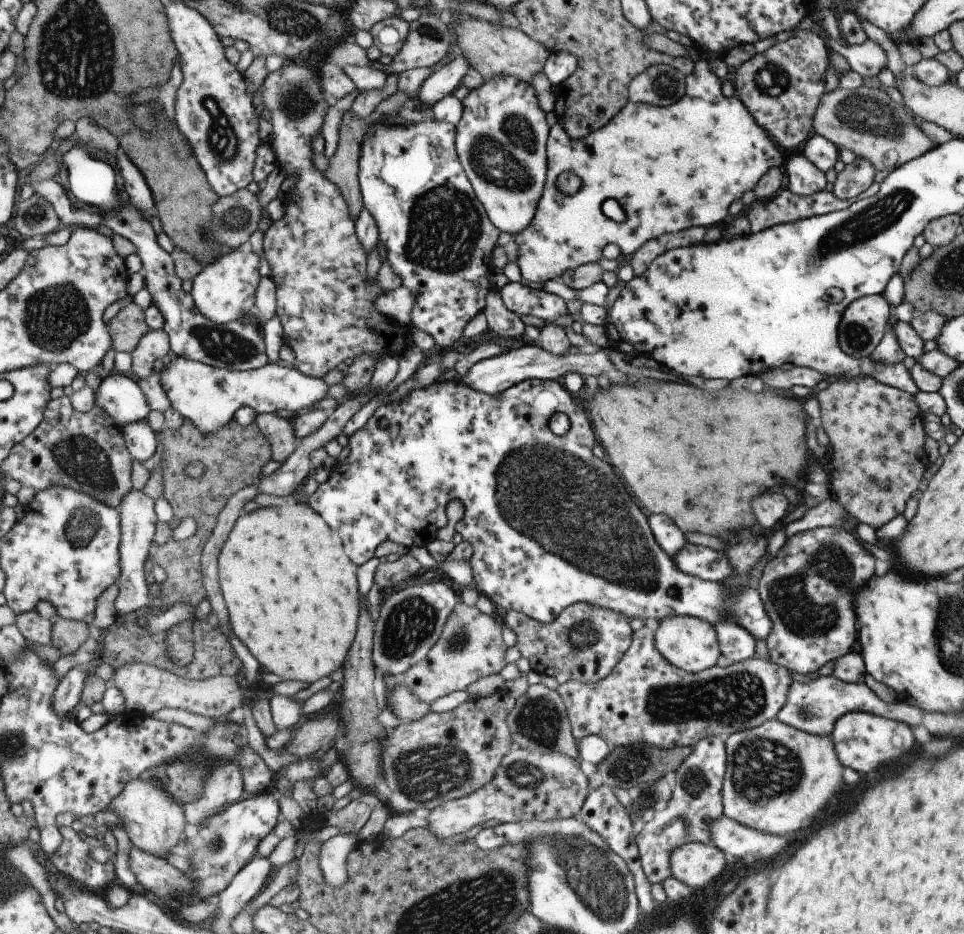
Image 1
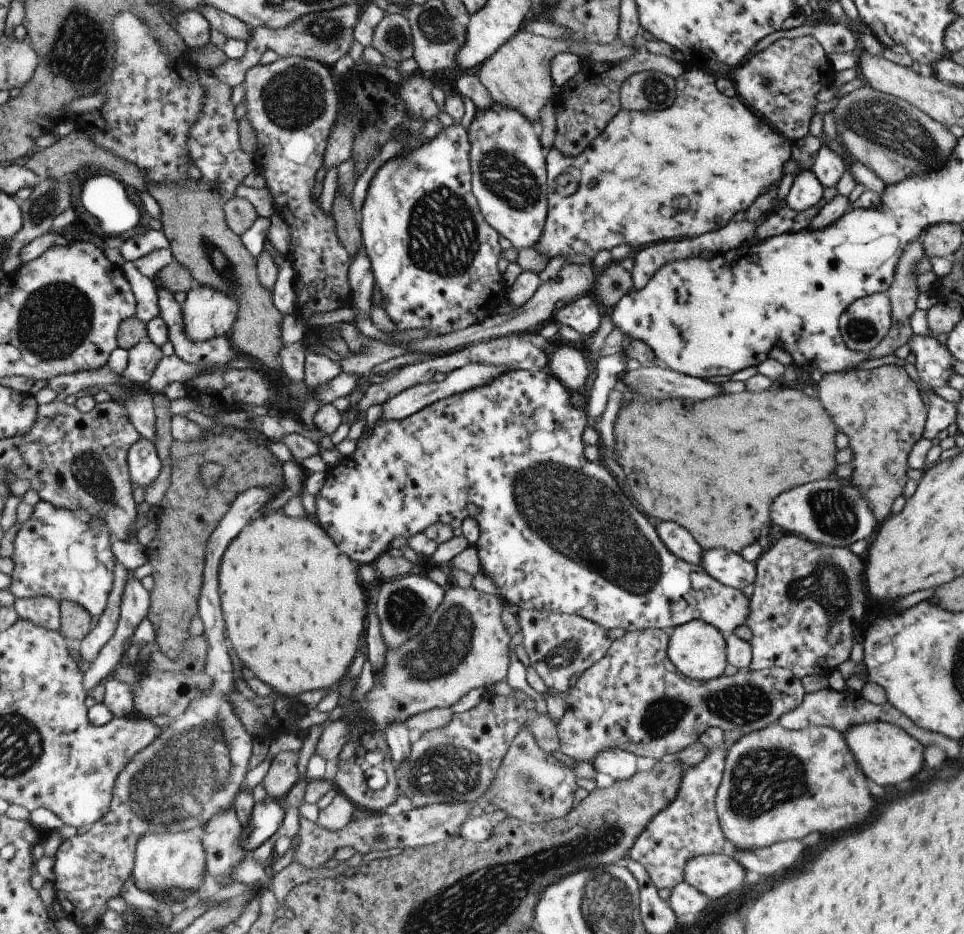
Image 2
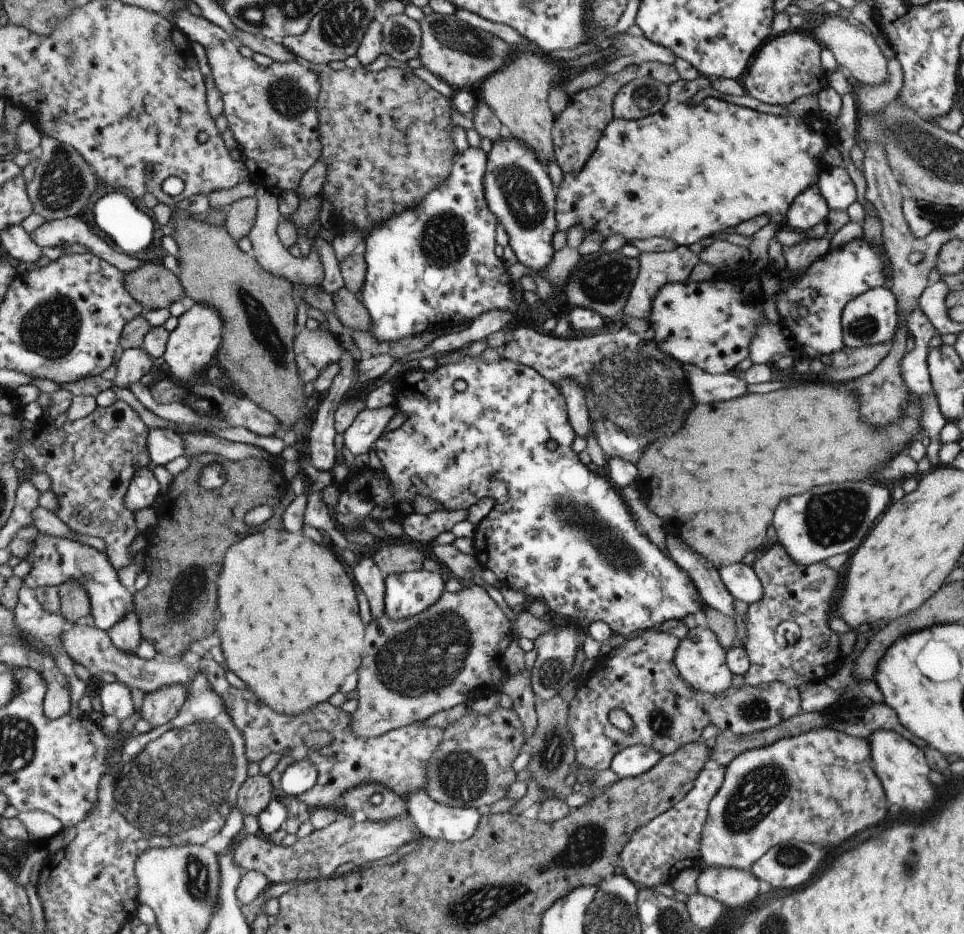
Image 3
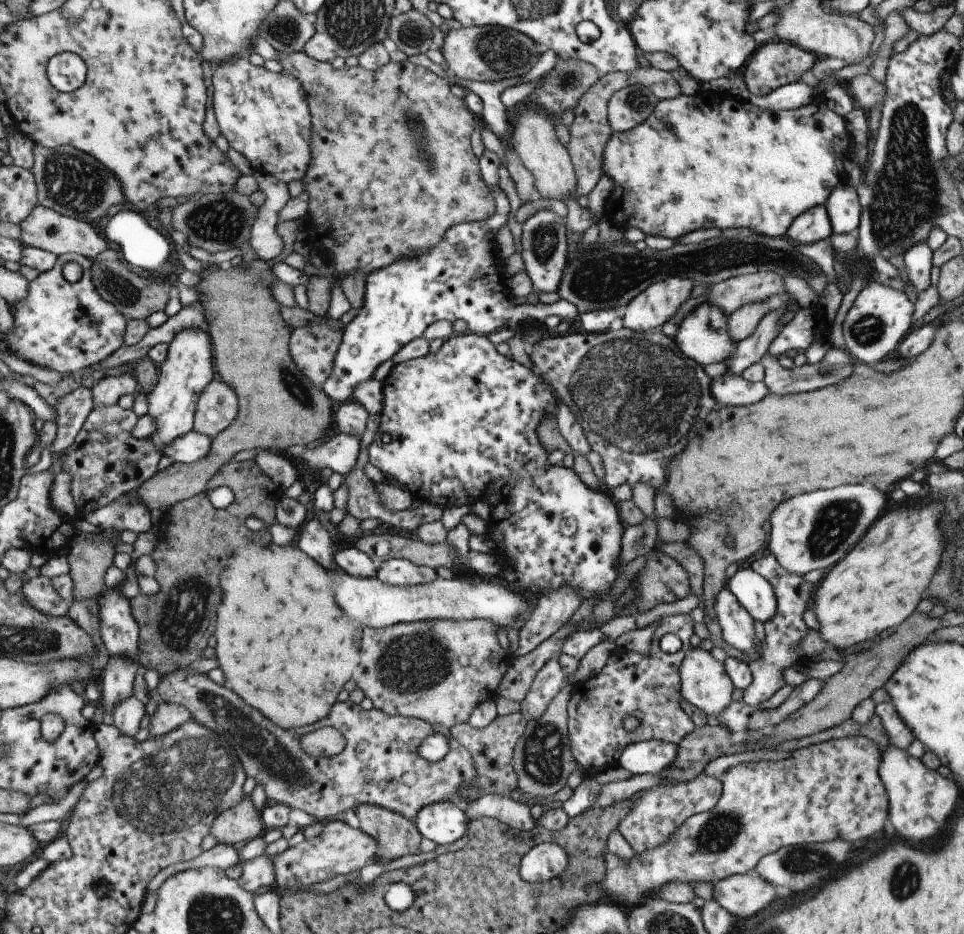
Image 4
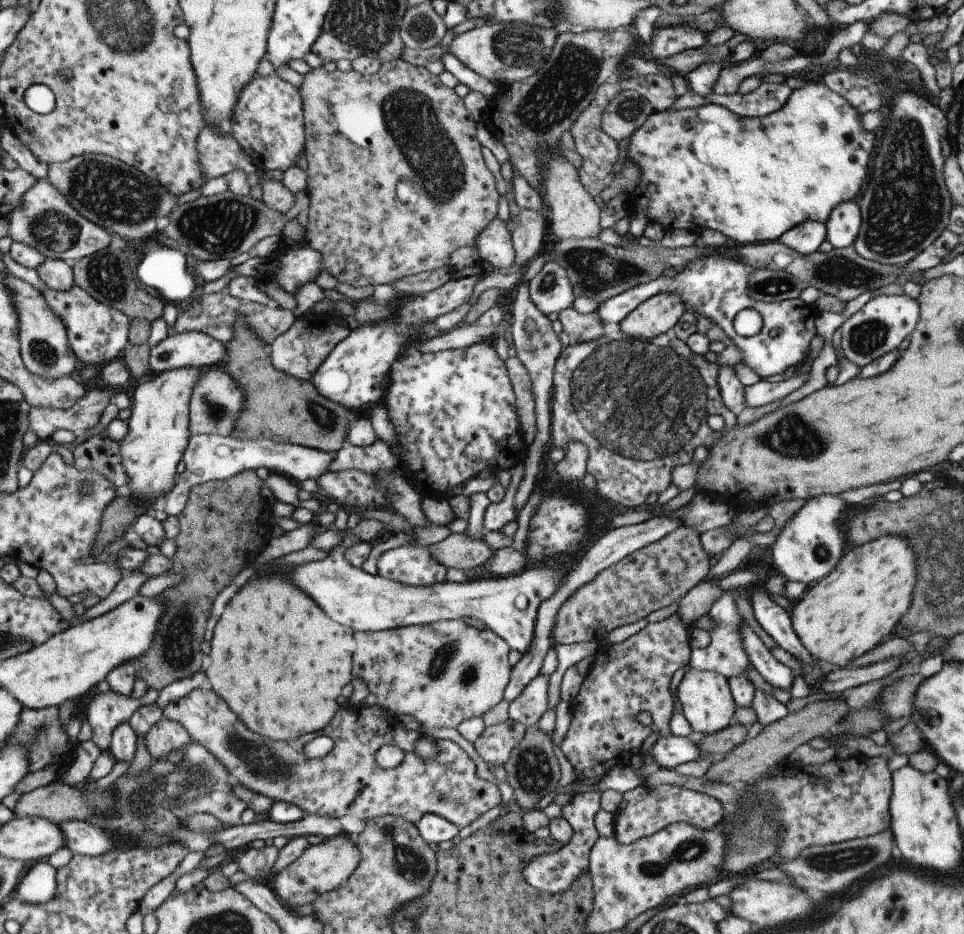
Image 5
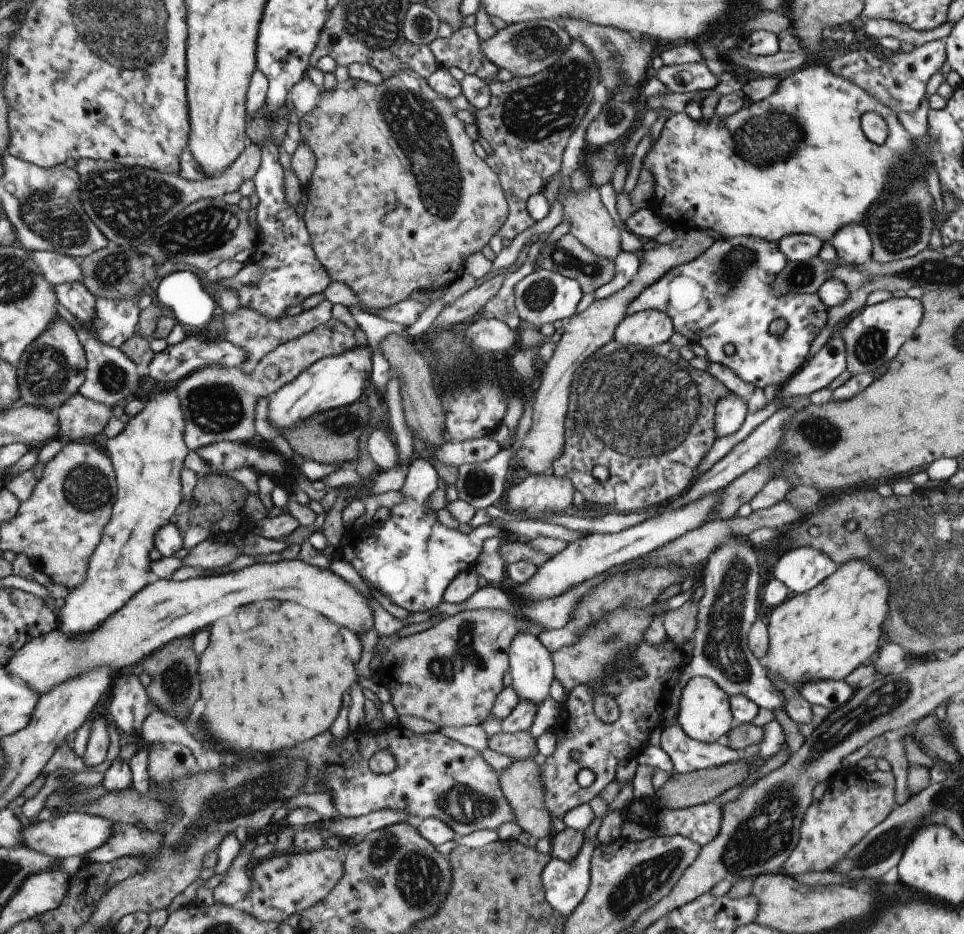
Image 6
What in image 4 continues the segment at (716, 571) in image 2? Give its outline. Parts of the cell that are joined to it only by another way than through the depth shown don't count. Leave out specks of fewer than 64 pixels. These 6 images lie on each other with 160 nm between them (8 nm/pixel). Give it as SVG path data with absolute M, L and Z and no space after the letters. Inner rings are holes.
M750 568L737 570L727 580L727 590L753 621L765 624L776 610L776 599L769 584Z

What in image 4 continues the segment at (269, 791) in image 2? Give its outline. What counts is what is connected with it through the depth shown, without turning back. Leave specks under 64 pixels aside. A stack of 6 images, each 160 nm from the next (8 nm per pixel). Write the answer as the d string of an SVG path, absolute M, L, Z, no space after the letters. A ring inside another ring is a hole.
M245 795L237 806L217 816L212 823L210 834L218 844L241 846L267 831L259 812L251 796Z

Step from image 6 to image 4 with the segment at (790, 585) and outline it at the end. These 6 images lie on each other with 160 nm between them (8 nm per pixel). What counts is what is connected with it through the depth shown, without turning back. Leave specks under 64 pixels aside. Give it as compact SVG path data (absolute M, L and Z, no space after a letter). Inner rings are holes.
M863 484L837 486L833 490L815 490L809 494L795 496L791 500L781 502L768 518L770 532L765 546L777 564L791 574L803 577L809 572L820 571L823 568L830 569L841 561L841 558L851 550L851 546L855 546L855 542L862 538L871 524L880 517L879 512L883 506L885 506L883 492Z

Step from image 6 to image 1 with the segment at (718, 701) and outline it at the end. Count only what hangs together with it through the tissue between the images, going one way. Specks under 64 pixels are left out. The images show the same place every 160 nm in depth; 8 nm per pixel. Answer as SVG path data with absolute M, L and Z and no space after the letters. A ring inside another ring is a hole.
M671 616L671 618L663 618L653 627L655 649L675 668L687 673L699 673L715 666L720 651L717 634L709 623L691 616Z

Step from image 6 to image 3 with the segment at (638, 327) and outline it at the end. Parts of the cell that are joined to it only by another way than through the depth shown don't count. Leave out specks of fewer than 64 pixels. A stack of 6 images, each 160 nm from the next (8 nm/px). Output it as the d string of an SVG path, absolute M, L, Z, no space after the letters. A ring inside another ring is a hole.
M677 245L671 252L641 252L637 260L639 260L639 272L623 308L624 318L627 320L647 319L657 290L667 282L684 282L693 272L692 268L698 263L697 256L683 245Z

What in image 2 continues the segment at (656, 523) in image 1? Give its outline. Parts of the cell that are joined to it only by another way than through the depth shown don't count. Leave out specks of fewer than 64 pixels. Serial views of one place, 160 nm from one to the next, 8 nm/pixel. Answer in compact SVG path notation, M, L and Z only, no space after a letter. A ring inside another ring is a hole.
M657 521L654 530L668 552L684 562L701 566L703 551L686 529L675 522Z

